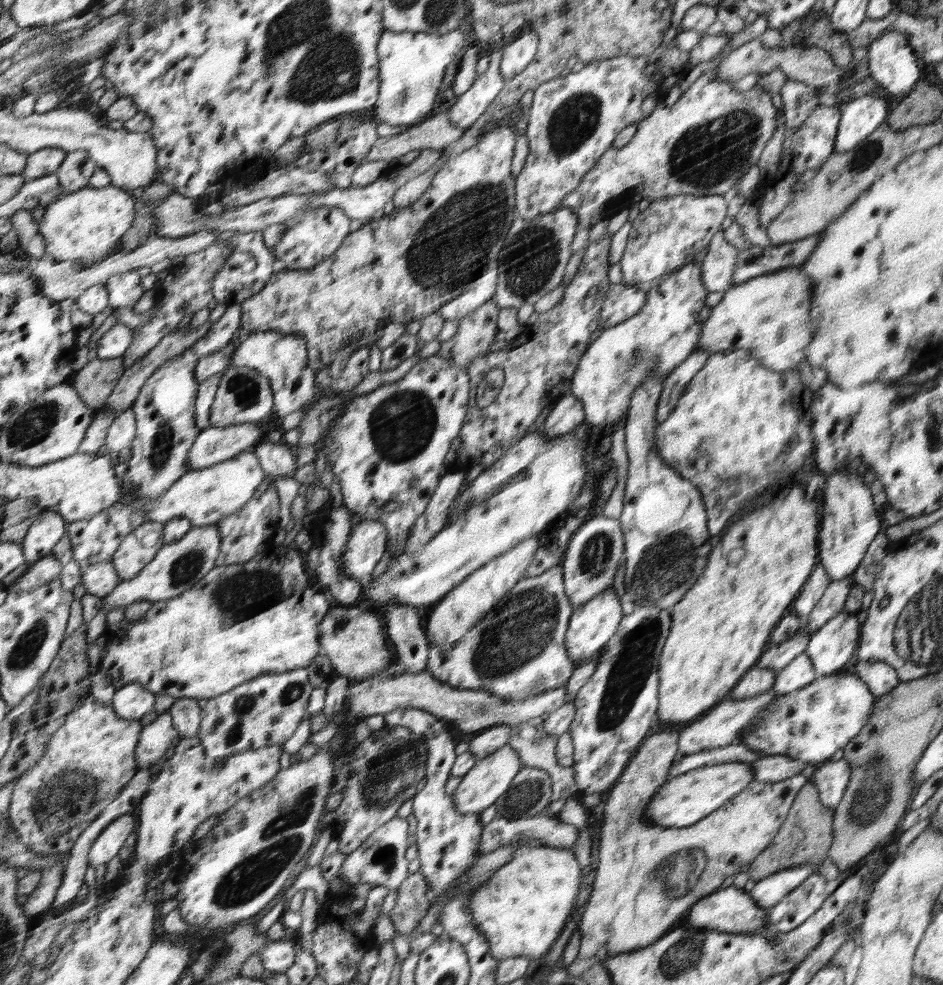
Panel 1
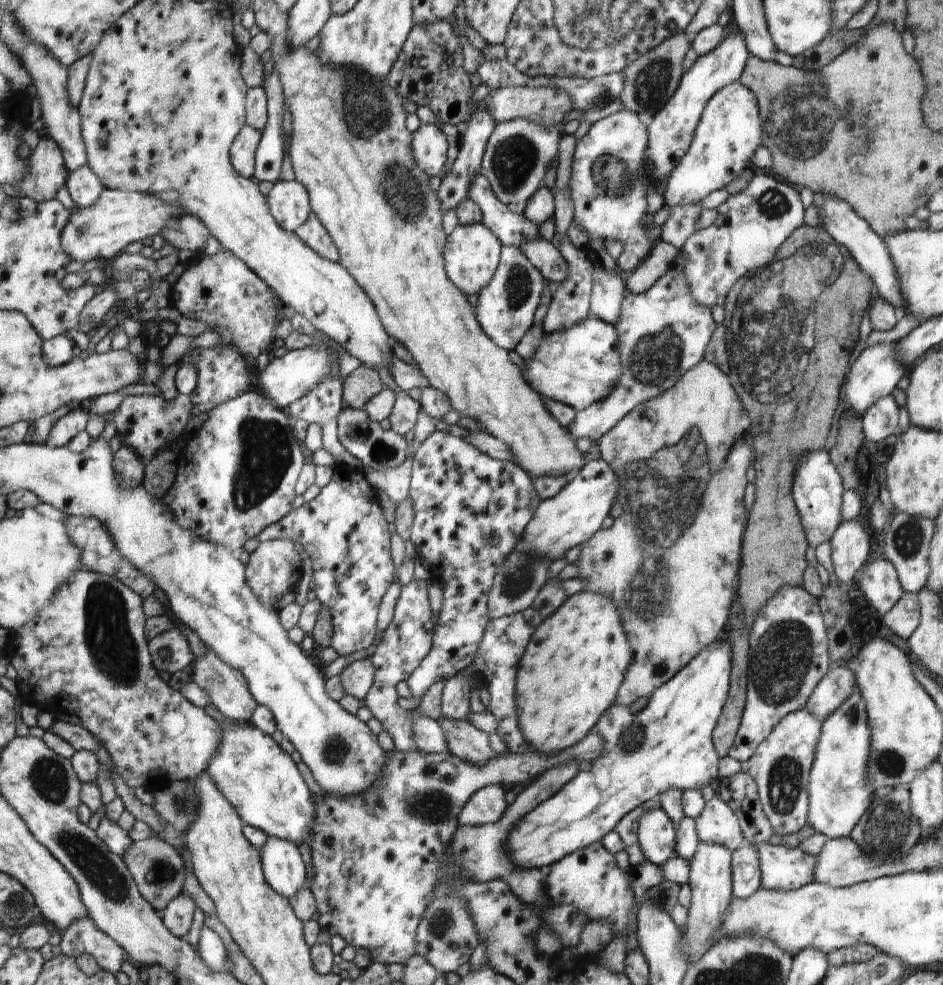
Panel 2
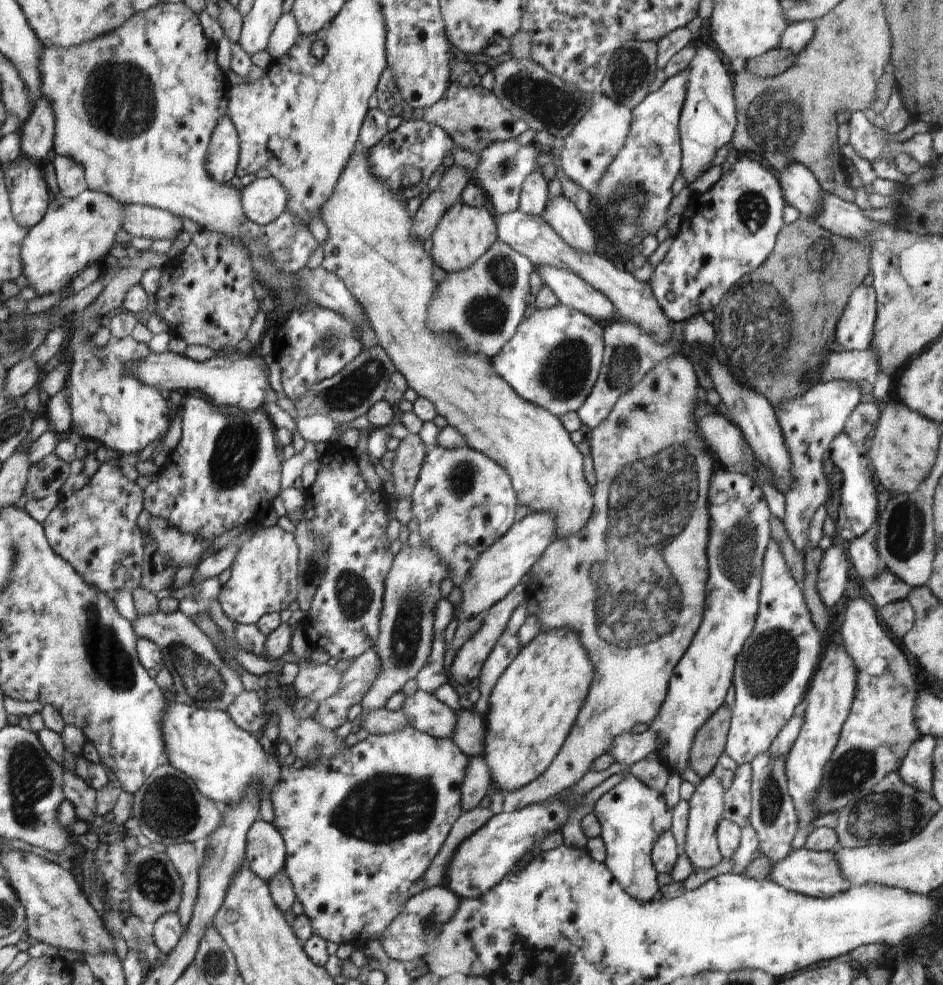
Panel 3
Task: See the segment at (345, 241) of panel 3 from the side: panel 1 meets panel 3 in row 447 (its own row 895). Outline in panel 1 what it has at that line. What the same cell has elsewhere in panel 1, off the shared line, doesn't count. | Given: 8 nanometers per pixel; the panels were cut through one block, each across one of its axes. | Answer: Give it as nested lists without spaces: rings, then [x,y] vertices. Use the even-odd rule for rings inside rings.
[[[529,844],[518,847],[512,859],[468,897],[475,924],[491,944],[491,955],[499,961],[517,956],[536,959],[546,954],[570,914],[578,886],[580,868],[570,851]]]

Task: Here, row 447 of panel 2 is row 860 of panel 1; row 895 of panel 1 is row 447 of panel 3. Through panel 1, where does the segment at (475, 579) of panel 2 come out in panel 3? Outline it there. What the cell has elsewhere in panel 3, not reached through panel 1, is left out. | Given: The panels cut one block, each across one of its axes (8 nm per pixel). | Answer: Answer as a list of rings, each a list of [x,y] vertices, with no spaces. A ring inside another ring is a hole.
[[[438,445],[430,447],[412,490],[411,500],[412,514],[418,521],[422,543],[440,554],[440,560],[446,562],[446,566],[450,568],[448,576],[451,577],[453,586],[462,586],[480,554],[508,533],[515,524],[516,510],[520,505],[507,470],[500,463],[484,456],[483,452],[466,446],[452,449]]]

